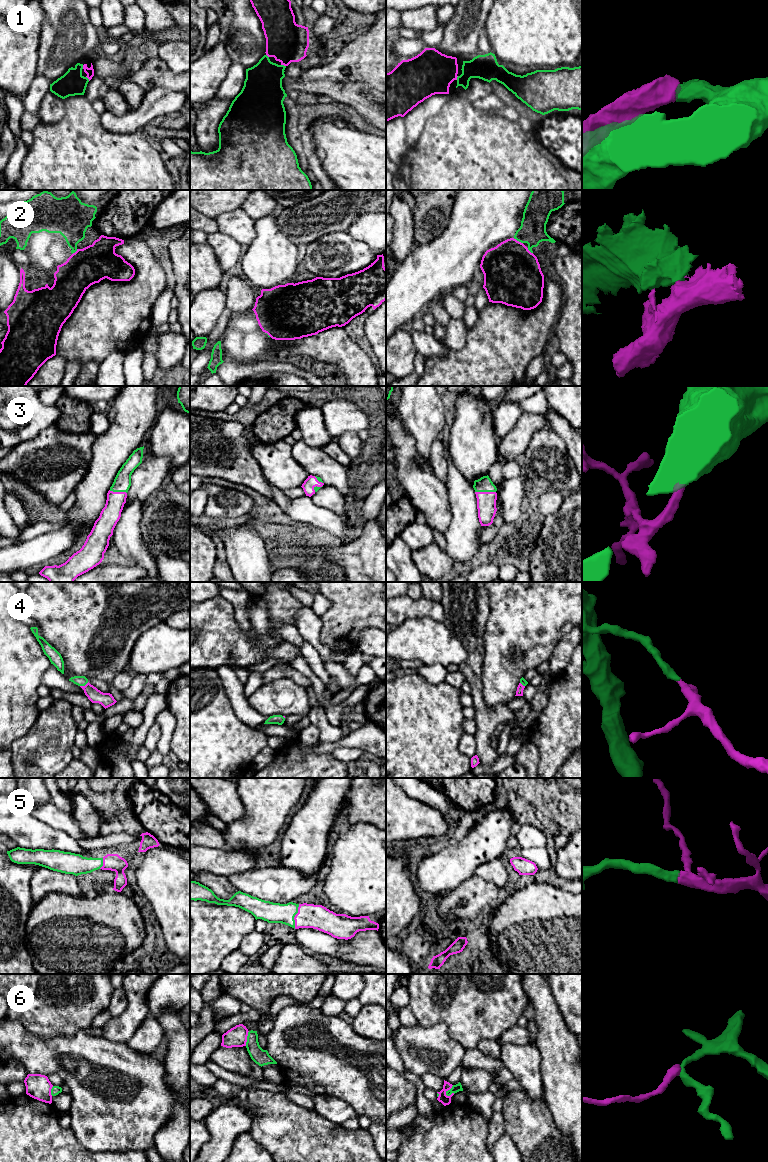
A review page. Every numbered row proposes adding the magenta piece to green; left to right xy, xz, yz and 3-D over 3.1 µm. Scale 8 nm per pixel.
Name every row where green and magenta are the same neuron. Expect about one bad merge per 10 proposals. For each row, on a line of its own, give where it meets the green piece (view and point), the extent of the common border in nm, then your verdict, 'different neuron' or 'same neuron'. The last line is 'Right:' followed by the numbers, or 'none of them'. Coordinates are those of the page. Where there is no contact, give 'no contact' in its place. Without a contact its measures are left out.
1: contact xz (283, 65); length 40 nm; same neuron
2: contact yz (518, 240); length 90 nm; same neuron
3: contact yz (485, 491); length 170 nm; same neuron
4: contact xy (84, 685); length 80 nm; same neuron
5: contact xz (294, 916); length 200 nm; same neuron
6: contact yz (447, 1091); length 110 nm; different neuron
Right: 1, 2, 3, 4, 5

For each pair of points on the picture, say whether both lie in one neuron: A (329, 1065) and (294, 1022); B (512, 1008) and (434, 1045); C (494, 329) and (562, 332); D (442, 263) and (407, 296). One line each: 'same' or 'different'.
A: same
B: different
C: different
D: same

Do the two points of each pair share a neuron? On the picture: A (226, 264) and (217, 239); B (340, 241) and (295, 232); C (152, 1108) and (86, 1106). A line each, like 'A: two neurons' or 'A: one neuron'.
A: one neuron
B: two neurons
C: one neuron

